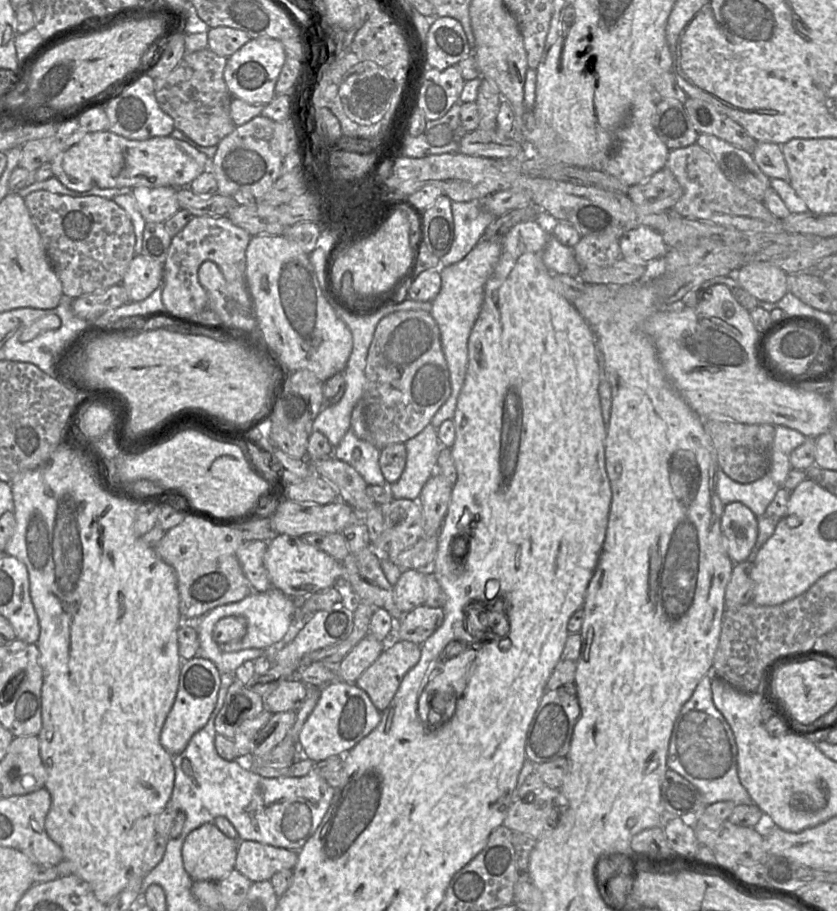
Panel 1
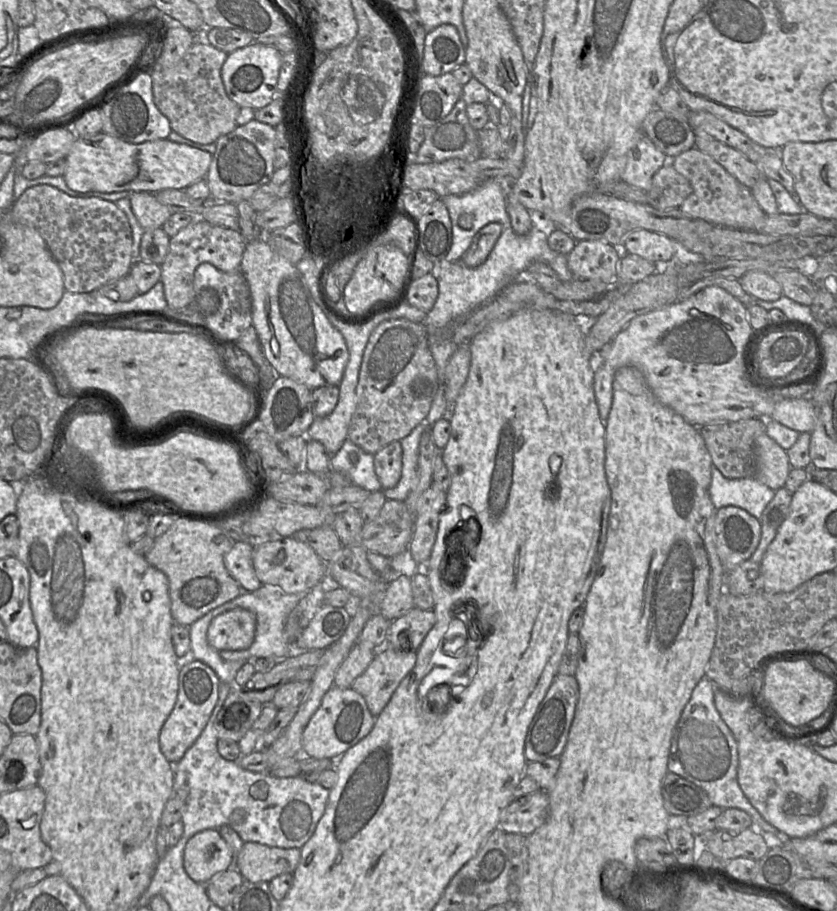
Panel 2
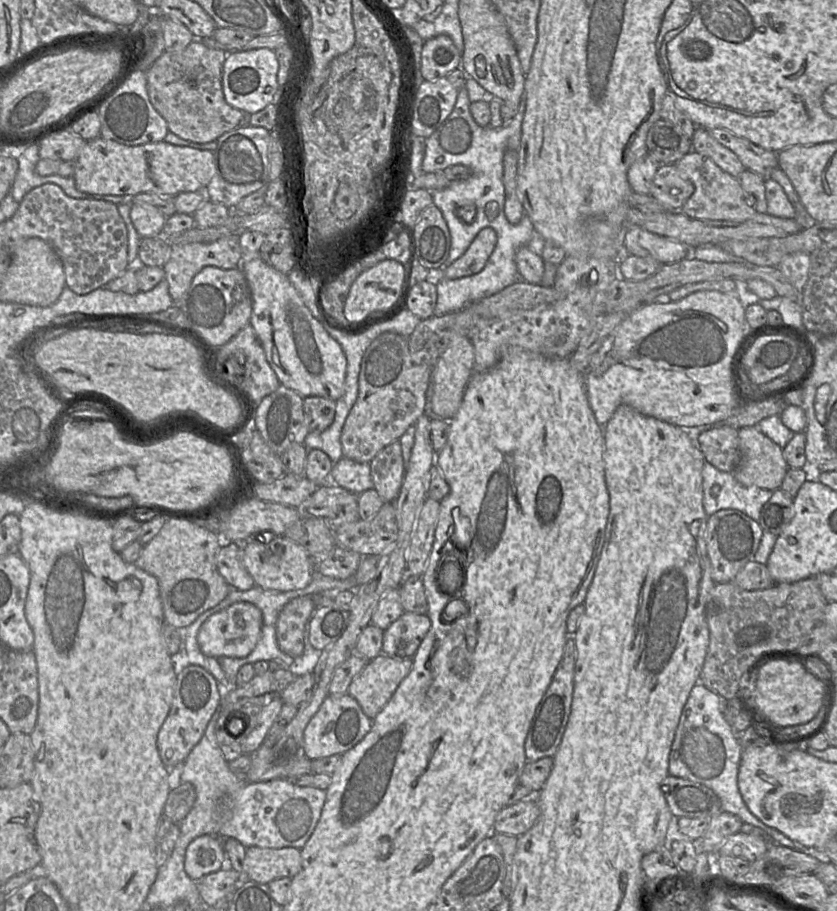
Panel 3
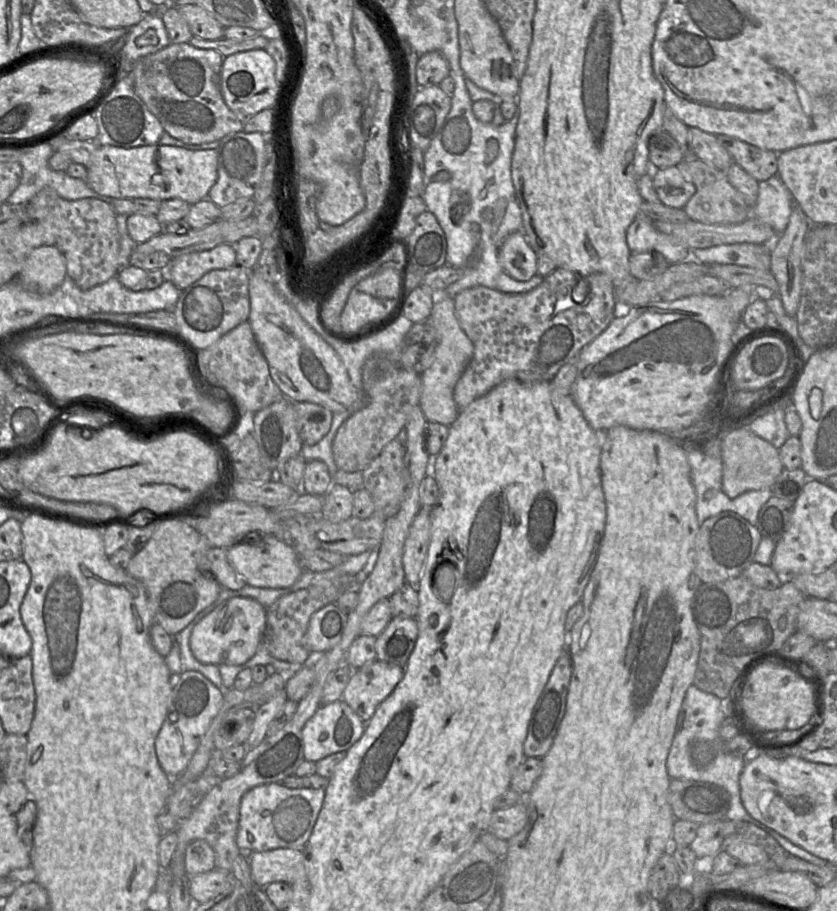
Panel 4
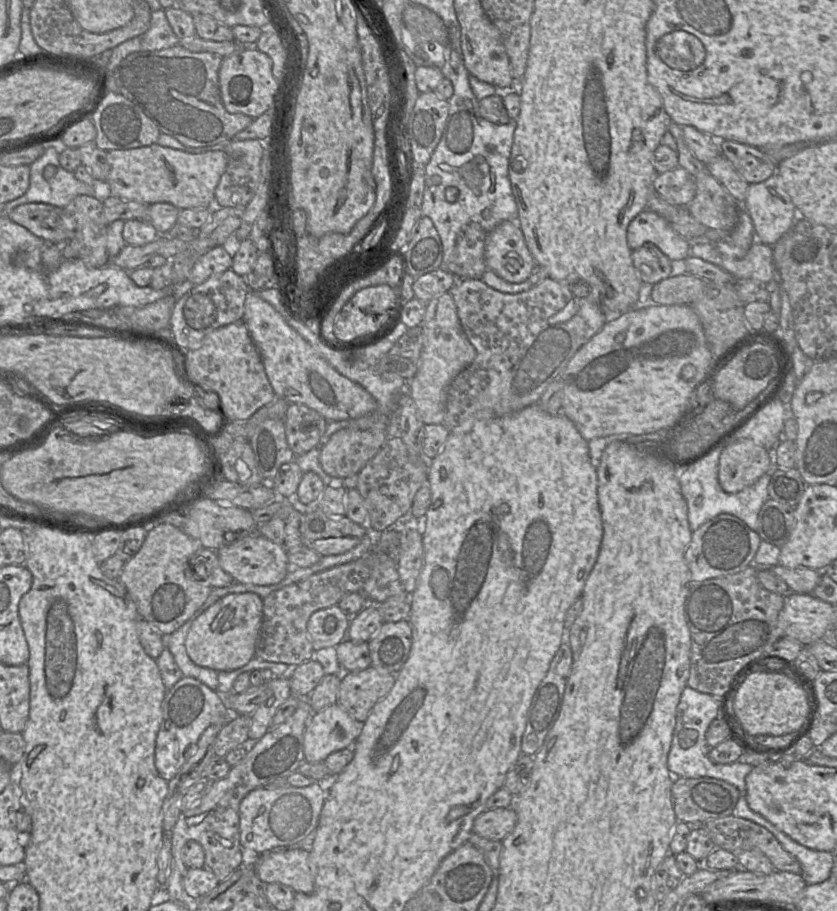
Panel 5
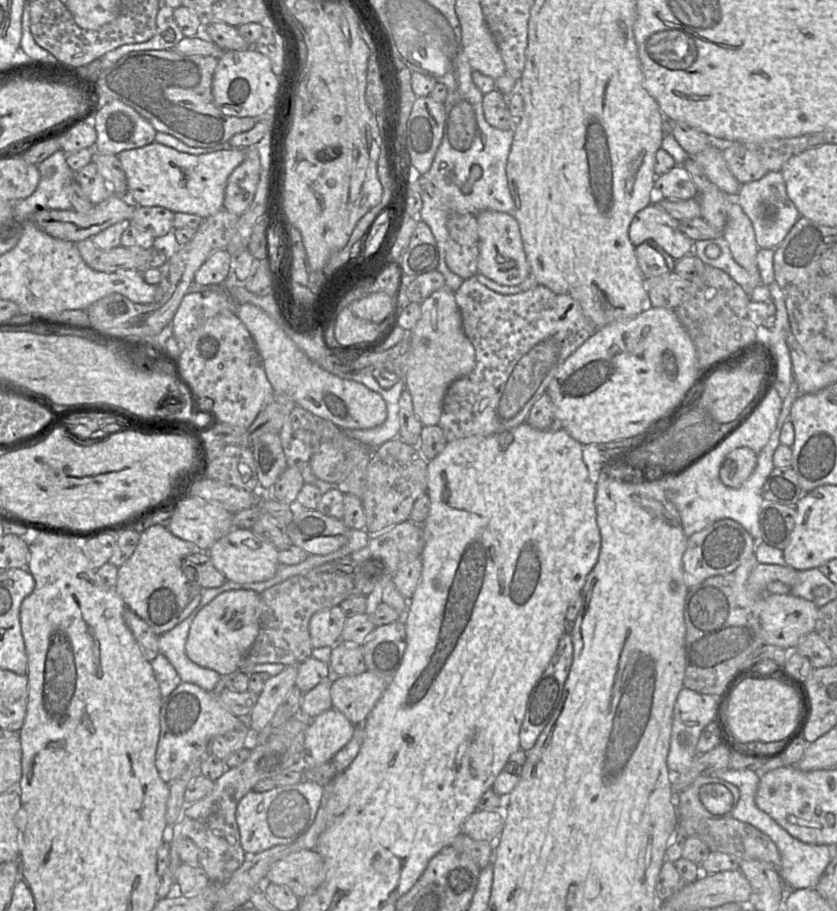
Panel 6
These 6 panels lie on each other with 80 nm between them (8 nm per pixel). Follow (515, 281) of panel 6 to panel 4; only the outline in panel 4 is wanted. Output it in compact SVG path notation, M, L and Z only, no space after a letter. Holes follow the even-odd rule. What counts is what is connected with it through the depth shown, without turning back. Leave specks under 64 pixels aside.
M522 232L510 234L498 251L498 262L503 272L518 281L529 281L537 274L537 260Z

